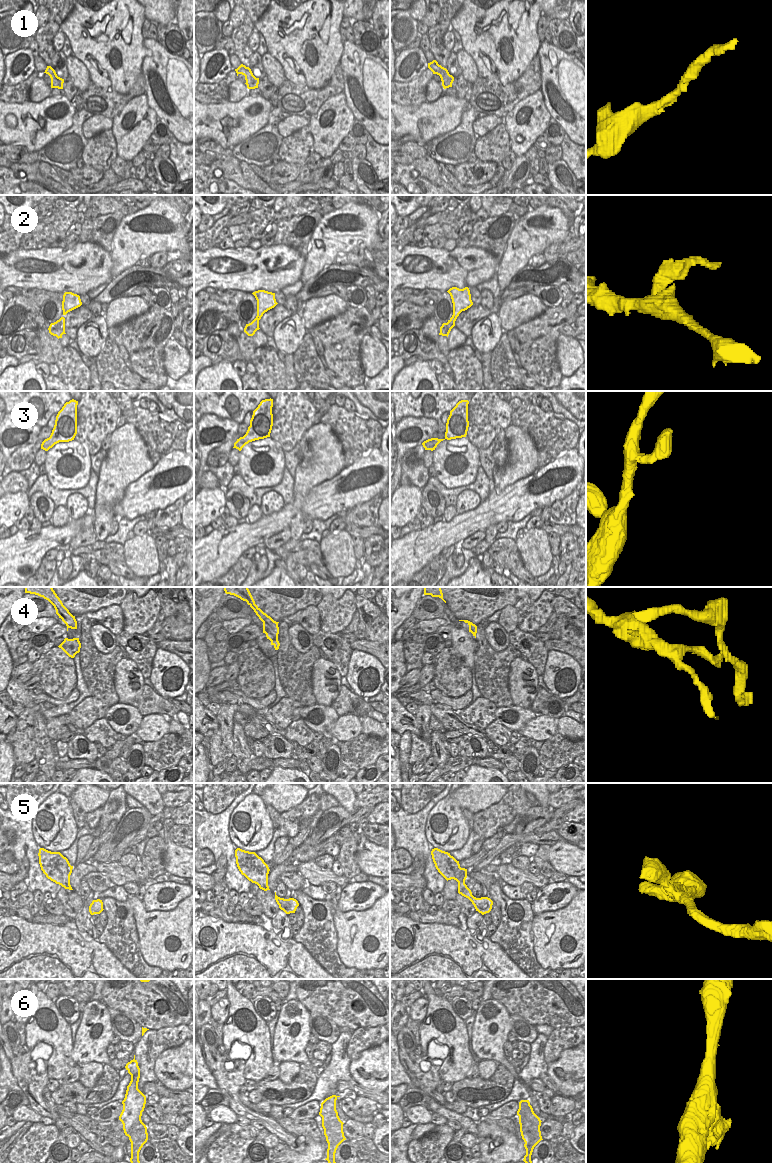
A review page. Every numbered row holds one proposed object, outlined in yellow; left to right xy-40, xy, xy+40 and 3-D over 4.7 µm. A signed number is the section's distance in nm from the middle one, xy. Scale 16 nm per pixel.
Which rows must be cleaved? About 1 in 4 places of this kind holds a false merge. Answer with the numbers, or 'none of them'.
2, 4, 6

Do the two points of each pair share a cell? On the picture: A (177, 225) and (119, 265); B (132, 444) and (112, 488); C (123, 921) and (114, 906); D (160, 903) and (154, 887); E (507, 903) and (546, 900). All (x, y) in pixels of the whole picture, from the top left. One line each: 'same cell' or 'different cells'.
A: same cell
B: same cell
C: same cell
D: same cell
E: different cells

